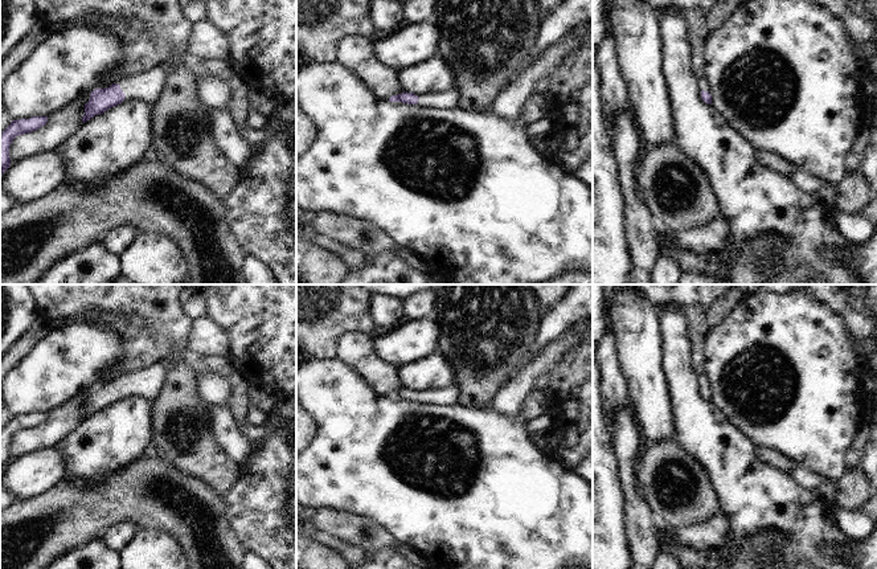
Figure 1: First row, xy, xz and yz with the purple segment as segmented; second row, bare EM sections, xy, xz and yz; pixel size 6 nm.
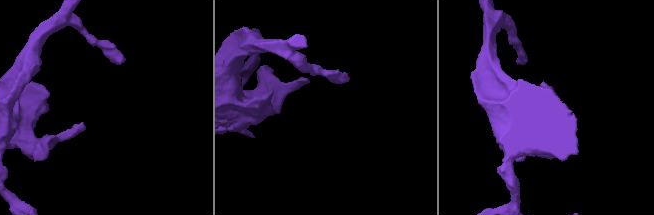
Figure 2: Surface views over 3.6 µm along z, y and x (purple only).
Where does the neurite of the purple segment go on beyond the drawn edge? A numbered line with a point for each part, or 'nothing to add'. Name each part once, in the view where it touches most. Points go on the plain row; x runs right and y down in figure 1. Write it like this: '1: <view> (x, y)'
1: xy (146, 383)

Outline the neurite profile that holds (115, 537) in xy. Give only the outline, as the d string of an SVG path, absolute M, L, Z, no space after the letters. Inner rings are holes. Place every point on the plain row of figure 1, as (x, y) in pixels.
M119 523L110 527L101 540L112 550L119 553L124 545L131 540L131 537L136 533L138 528L130 523Z

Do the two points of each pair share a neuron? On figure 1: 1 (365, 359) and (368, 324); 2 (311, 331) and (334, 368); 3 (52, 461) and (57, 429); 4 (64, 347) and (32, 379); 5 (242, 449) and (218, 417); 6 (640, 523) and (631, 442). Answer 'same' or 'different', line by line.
1: different
2: different
3: different
4: same
5: same
6: same

